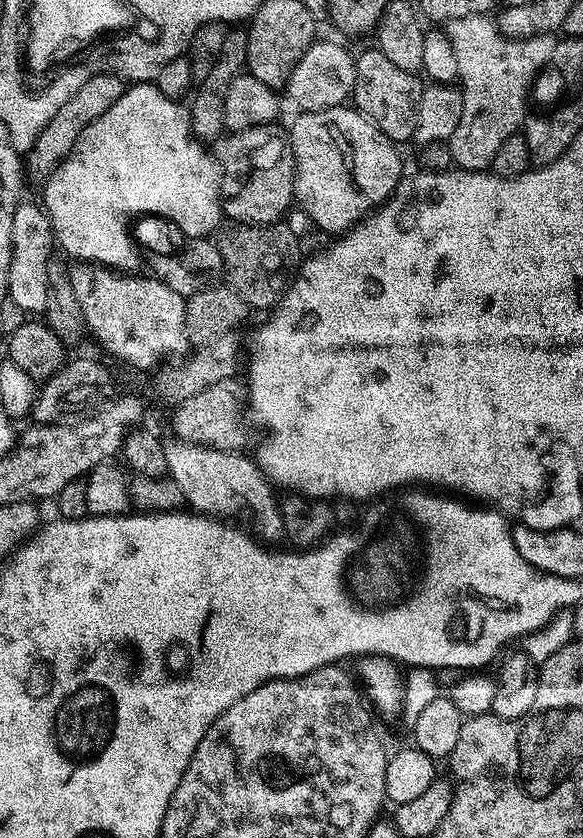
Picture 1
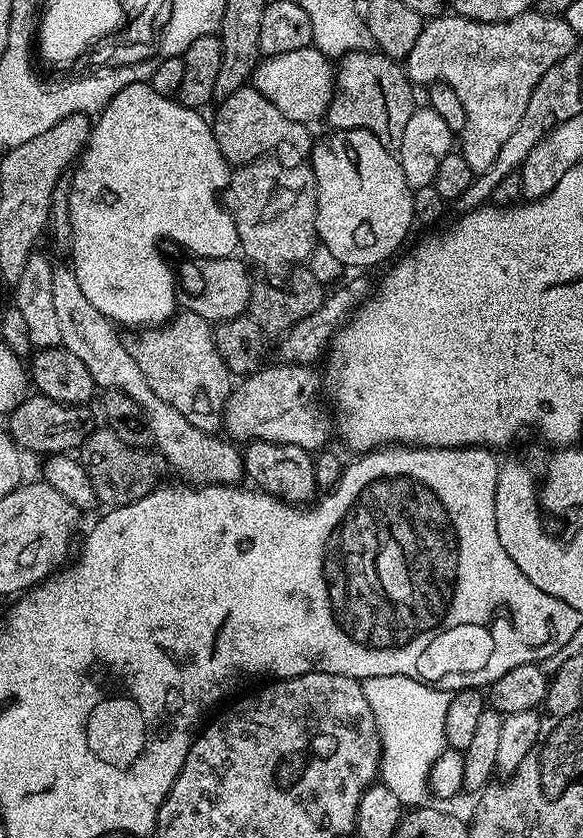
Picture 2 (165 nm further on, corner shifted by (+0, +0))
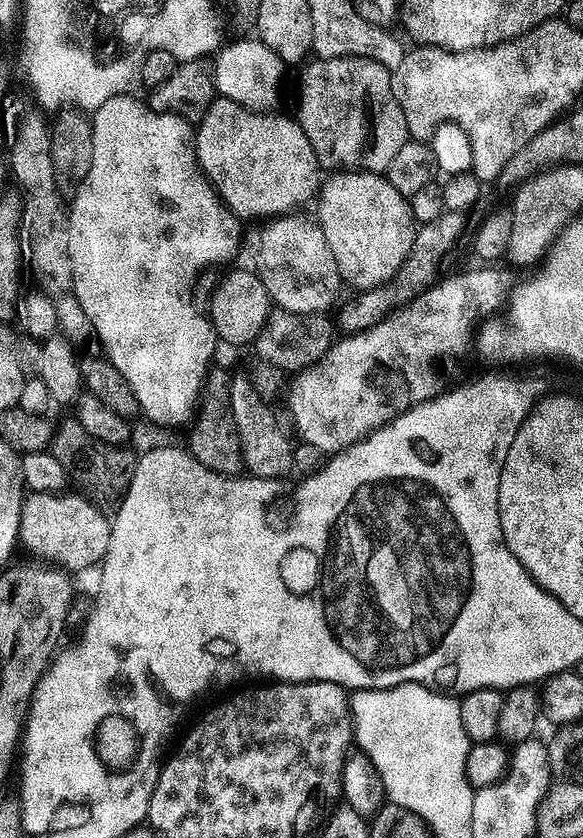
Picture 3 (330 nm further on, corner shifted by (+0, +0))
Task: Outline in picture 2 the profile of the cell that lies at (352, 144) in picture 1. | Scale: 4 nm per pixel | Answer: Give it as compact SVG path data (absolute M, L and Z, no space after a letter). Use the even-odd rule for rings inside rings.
M332 130L327 133L312 148L312 164L310 171L316 190L316 235L319 243L324 243L324 248L340 264L348 268L368 268L371 264L380 264L387 256L392 255L400 246L400 243L408 236L408 230L414 225L414 206L412 205L413 189L409 188L406 176L402 174L402 166L399 159L394 155L393 149L387 148L378 138L364 130Z

